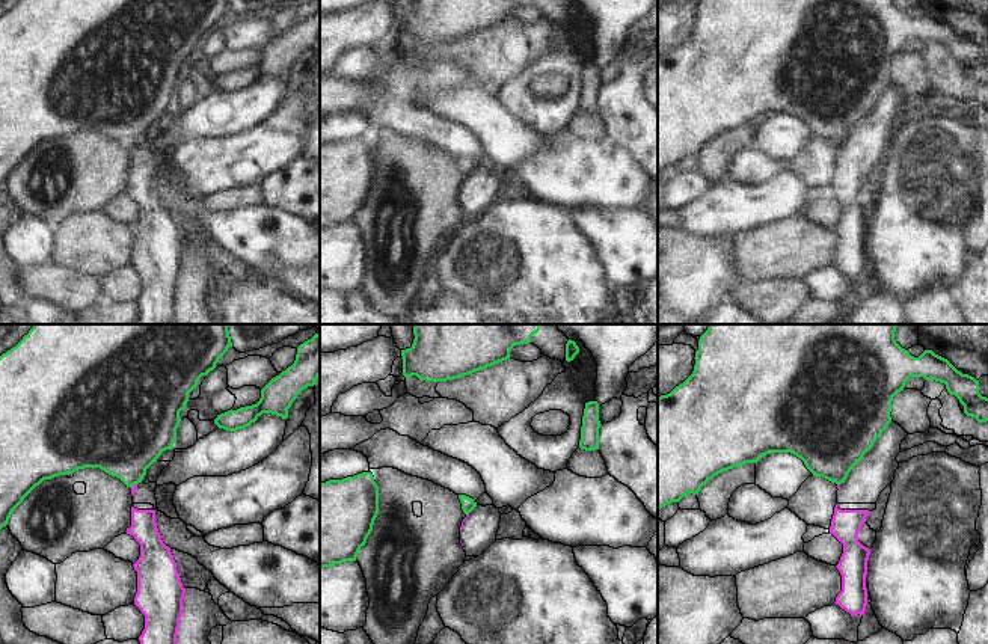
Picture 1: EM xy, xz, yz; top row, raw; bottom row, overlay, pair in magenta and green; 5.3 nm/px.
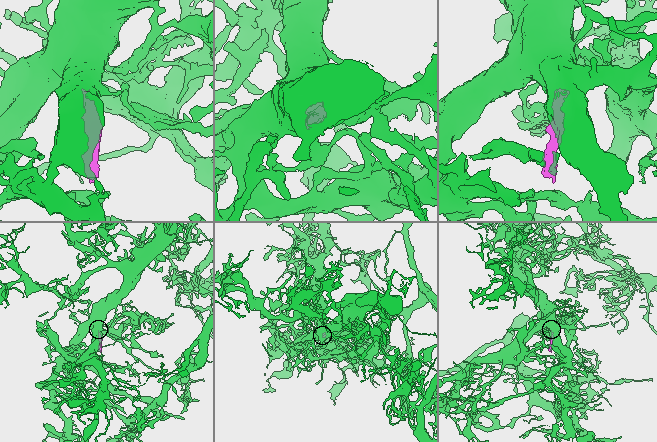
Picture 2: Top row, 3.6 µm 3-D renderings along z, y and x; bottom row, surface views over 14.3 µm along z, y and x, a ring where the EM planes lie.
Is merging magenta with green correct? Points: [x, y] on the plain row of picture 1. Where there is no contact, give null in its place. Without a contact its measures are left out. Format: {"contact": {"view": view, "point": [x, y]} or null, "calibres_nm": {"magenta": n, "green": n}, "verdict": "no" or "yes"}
{"contact": {"view": "xy", "point": [135, 147]}, "calibres_nm": {"magenta": 30, "green": 400}, "verdict": "no"}

